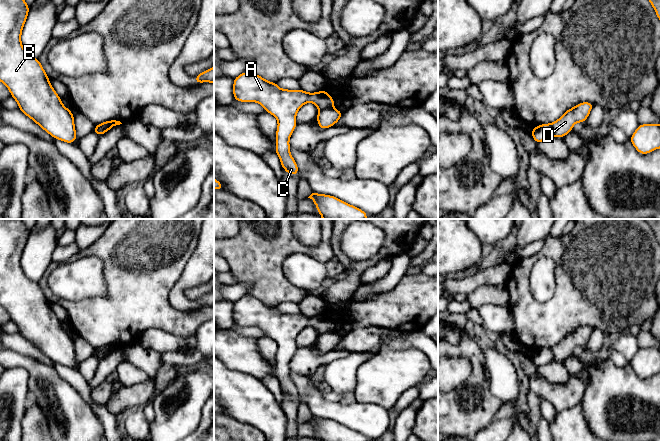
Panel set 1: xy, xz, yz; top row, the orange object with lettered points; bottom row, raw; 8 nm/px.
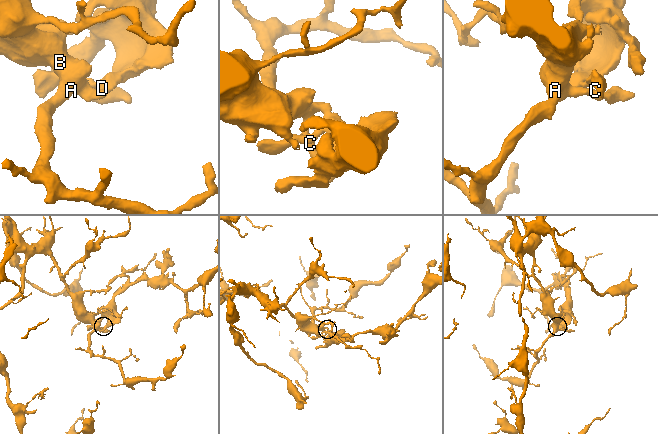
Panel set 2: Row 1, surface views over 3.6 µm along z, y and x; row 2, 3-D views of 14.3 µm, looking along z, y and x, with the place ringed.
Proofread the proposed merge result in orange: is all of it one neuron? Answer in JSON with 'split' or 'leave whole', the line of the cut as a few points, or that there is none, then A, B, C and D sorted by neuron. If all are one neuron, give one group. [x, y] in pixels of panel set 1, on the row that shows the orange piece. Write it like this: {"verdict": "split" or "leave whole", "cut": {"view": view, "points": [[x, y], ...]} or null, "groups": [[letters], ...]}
{"verdict": "split", "cut": {"view": "xz", "points": [[332, 107], [319, 110]]}, "groups": [["A", "B", "C"], ["D"]]}

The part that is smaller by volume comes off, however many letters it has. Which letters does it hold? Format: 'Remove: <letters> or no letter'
Remove: D

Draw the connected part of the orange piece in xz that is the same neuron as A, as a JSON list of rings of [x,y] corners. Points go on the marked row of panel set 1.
[[[251,71],[233,78],[234,100],[257,102],[266,112],[278,120],[276,130],[276,150],[282,168],[289,175],[299,175],[298,166],[290,154],[289,139],[297,126],[296,113],[308,102],[314,103],[319,110],[333,108],[335,100],[325,91],[308,93],[302,89],[280,89],[277,82],[269,82]]]

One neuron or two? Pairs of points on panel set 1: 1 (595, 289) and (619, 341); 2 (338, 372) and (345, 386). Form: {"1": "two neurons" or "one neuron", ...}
{"1": "two neurons", "2": "one neuron"}

